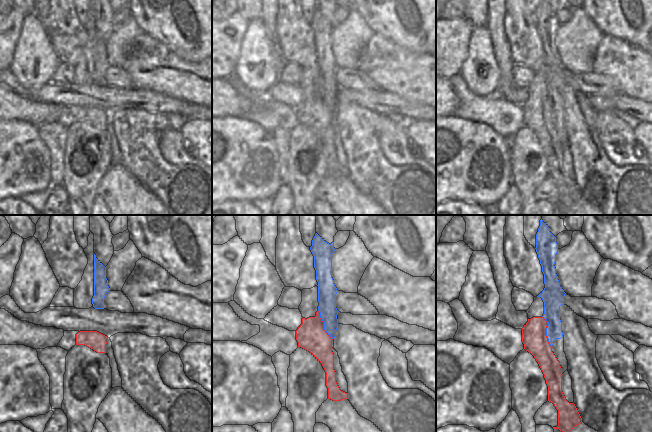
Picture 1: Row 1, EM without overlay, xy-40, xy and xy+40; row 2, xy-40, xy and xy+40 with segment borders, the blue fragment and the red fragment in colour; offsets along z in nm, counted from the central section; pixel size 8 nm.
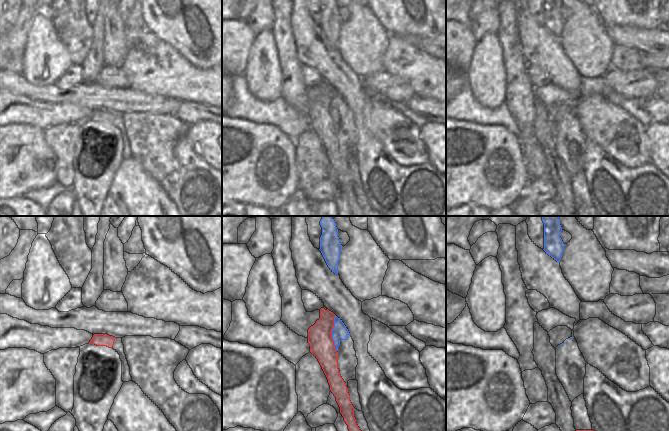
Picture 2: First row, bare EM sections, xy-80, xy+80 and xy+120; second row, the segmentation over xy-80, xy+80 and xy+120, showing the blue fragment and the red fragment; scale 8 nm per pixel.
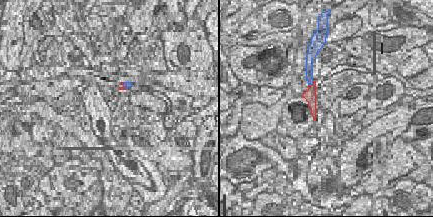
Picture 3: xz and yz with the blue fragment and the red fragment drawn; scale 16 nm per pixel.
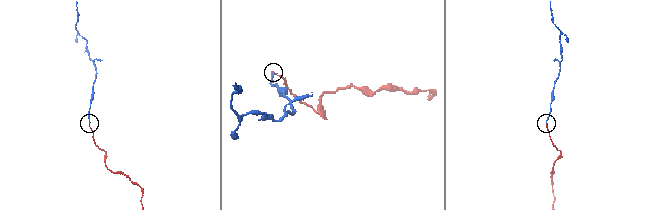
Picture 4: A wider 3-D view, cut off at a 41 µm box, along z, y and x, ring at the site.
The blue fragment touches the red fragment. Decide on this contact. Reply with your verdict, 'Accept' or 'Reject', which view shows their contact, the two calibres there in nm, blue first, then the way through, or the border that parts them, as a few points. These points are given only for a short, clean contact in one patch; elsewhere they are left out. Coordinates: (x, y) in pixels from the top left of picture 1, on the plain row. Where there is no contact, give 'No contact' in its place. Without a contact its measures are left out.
Reject. Touches blue in xy+40. Thickness 140 nm (blue) against 200 nm. Boundary: xy+40 (542, 92), (547, 98), (546, 113), (551, 123)

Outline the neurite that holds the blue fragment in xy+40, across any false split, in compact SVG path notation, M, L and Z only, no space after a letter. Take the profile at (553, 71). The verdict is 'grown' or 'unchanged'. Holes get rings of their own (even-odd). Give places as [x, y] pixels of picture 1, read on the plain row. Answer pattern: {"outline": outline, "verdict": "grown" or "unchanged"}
{"outline": "M540 0L536 10L536 28L544 50L544 66L537 72L544 78L543 94L548 98L546 112L552 128L560 138L562 150L568 145L568 136L564 128L564 112L560 96L560 82L564 81L565 68L560 62L556 44L558 20L556 13L546 0Z", "verdict": "grown"}

